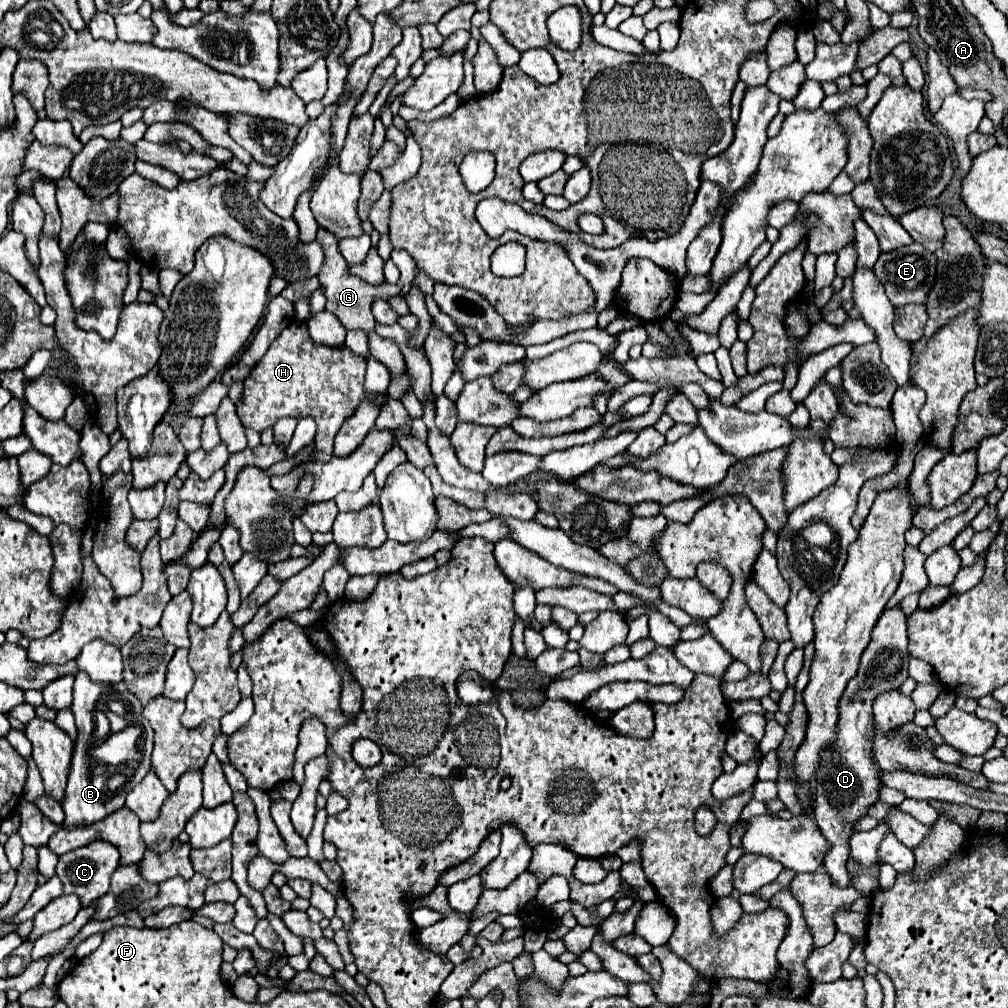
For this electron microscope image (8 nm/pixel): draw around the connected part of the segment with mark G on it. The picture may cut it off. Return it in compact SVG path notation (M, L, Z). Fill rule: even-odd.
M319 228L317 232L317 240L323 242L323 248L325 248L325 264L319 272L319 282L321 282L321 288L323 288L323 294L327 298L327 304L325 304L325 310L327 312L333 312L339 322L345 326L345 328L361 328L365 332L371 332L375 328L375 320L373 320L373 314L371 314L371 304L375 300L387 300L391 296L403 296L409 293L411 289L411 283L413 282L417 269L417 262L413 259L413 256L405 250L393 250L393 262L400 270L400 279L397 284L381 284L378 286L371 286L371 284L365 284L359 276L353 276L349 272L349 264L345 262L345 258L341 256L339 252L339 246L337 246L337 238L331 236L331 232Z

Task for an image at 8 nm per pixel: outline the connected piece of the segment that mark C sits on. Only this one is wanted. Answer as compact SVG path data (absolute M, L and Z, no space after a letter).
M105 840L91 842L87 846L81 846L73 852L67 852L59 858L57 864L57 876L63 882L65 894L77 894L83 906L89 906L99 896L103 896L109 890L109 878L119 866L119 852L113 844L107 844Z

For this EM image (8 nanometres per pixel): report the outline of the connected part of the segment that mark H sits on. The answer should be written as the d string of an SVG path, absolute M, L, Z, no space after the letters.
M291 324L271 344L263 360L255 364L251 376L245 380L243 404L237 414L245 426L261 432L281 416L313 416L317 422L315 436L315 458L327 462L333 454L333 438L341 424L355 412L359 400L365 398L363 356L353 354L349 348L327 348L309 340L305 324Z

